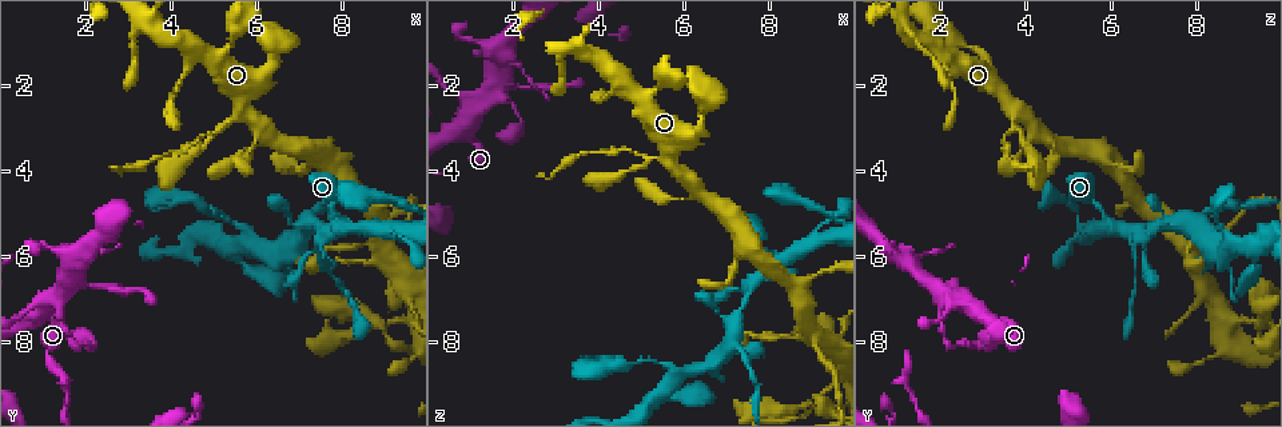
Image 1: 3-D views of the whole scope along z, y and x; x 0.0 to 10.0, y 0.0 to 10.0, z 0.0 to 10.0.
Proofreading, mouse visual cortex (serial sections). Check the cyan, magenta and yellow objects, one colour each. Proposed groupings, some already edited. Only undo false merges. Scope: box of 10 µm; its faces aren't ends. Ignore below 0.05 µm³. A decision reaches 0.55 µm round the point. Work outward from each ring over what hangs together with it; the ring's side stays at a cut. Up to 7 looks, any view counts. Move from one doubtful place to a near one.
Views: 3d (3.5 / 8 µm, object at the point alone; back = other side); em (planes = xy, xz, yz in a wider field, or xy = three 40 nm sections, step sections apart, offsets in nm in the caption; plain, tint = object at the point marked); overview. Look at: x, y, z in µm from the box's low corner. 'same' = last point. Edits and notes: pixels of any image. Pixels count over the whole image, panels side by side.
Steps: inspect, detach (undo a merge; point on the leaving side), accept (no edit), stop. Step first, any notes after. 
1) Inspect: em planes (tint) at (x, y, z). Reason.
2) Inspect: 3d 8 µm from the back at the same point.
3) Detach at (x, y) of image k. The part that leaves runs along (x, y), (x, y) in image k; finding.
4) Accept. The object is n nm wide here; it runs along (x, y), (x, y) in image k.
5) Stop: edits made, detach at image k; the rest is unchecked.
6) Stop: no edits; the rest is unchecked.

Inspect: em xy step 1 (tint) at (1.35, 6.90, 2.10). Thin neck.

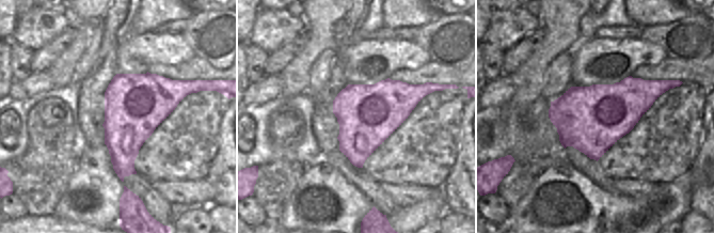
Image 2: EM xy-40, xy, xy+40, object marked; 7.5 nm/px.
Inspect: 3d 3.5 µm from the back at the same point.

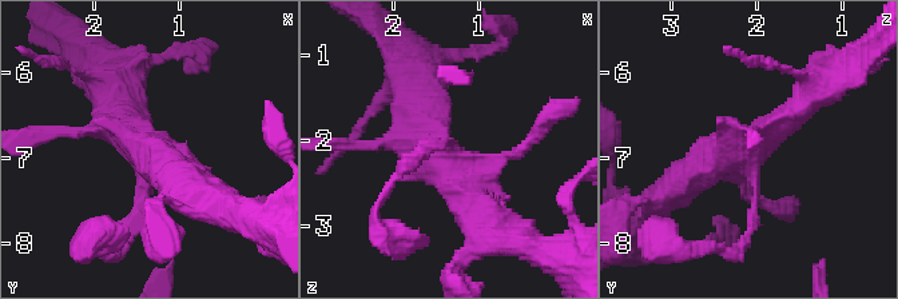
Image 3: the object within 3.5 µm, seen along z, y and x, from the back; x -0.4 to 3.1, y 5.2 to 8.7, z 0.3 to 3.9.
Accept. It runs along (676, 184), (751, 148), (806, 99) in image 3; all the same cell.

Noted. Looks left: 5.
Inspect: 3d 3.5 µm from the back at (4.95, 3.20, 3.95). A narrow waist.

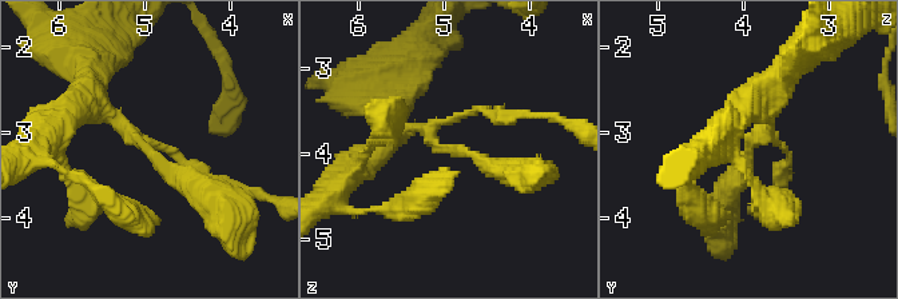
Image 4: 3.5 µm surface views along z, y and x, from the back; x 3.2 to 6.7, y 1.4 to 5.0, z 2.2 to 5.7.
Inspect: em xy step 1 (tint) at (4.95, 3.20, 3.95).

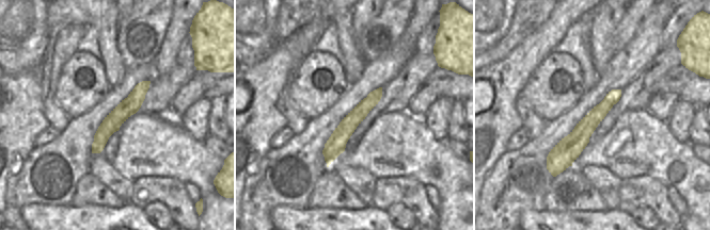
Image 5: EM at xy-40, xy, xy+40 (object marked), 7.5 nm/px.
Detach at (177, 155) of image 4. The part that leaves runs along (434, 124), (472, 111), (549, 118) in image 4; two cells meet here.

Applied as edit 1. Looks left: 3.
Inspect: 3d 3.5 µm at (8.00, 5.30, 6.10). Thin neck.

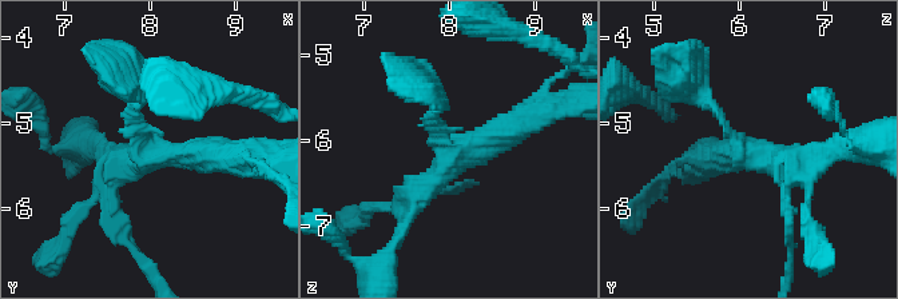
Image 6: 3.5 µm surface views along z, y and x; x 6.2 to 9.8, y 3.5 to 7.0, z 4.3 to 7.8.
Inspect: em xy step 1 (tint) at (8.00, 5.35, 6.15). 4 arms meet here; the arms are 150, 150, 200, 350 nm wide.

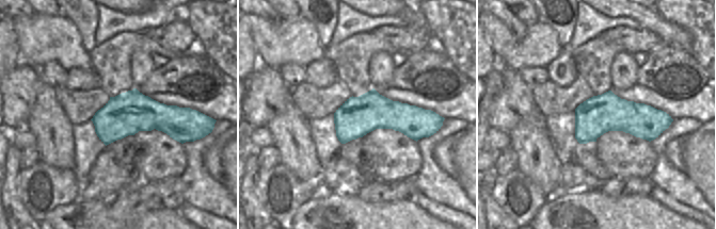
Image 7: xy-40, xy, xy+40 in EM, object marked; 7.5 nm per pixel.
Inspect: em xy step 5 (tint) at the same point.

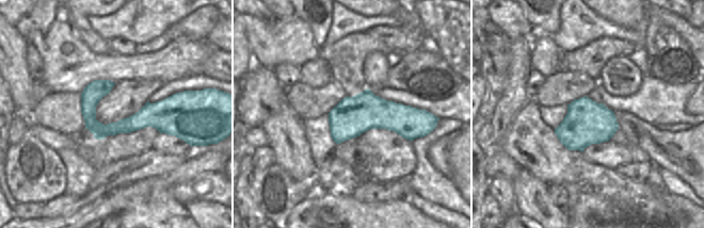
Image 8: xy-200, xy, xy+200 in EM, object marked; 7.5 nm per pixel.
Accept. It runs along (696, 88), (744, 154), (826, 150) in image 6; continuous, no second cell.

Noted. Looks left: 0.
Stop: edits made, detach at image 4; the rest is unchecked.

